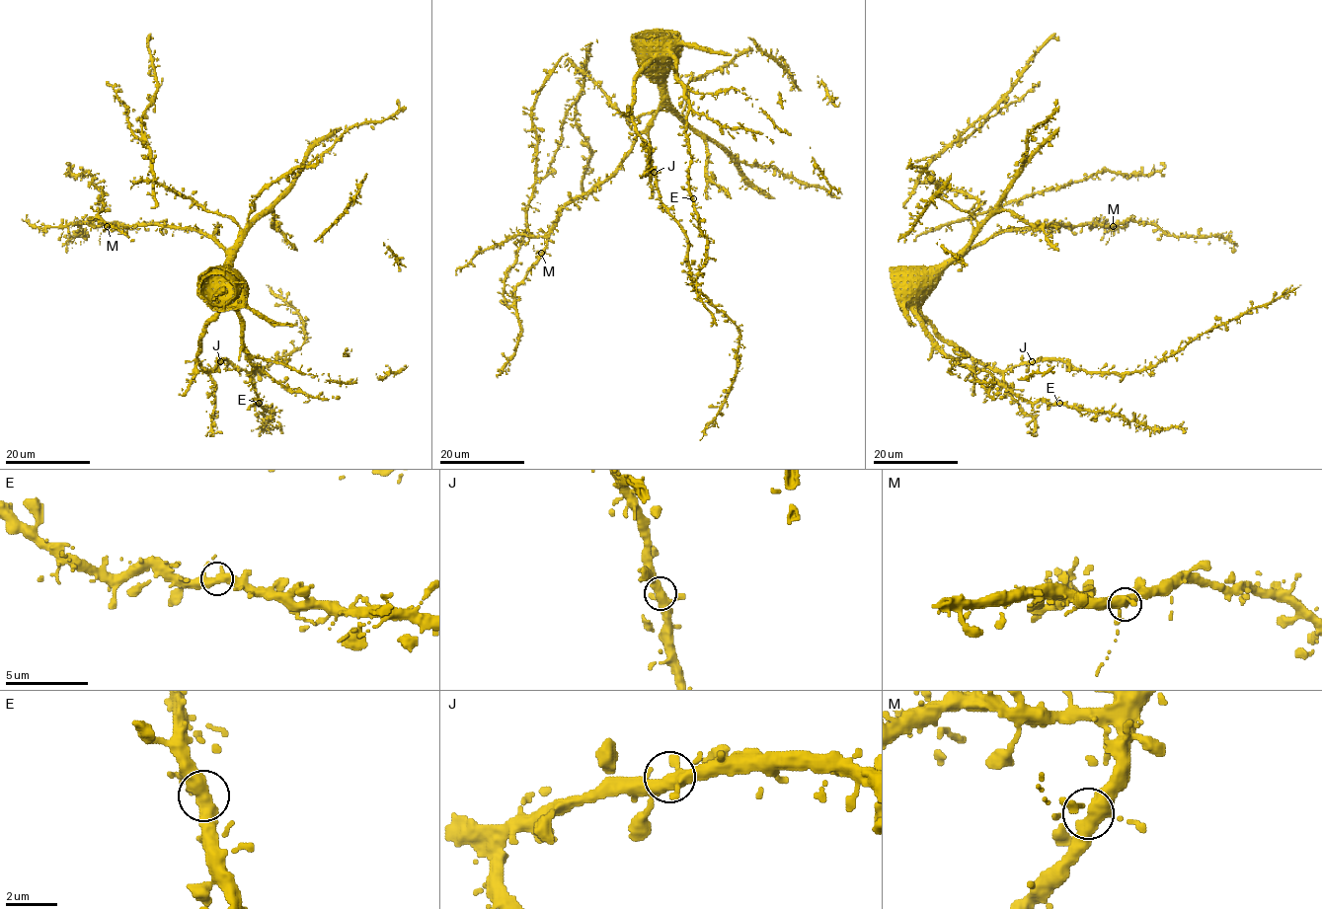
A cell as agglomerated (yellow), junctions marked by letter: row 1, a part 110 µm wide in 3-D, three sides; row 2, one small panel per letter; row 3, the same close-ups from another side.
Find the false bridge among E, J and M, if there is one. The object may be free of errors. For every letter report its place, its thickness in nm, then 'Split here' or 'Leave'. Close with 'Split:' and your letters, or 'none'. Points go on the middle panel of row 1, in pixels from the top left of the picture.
E: Place: (693, 198). Thickness 380 nm. Leave
J: Place: (654, 172). Thickness 380 nm. Leave
M: Place: (541, 253). Thickness 360 nm. Leave
Split: none

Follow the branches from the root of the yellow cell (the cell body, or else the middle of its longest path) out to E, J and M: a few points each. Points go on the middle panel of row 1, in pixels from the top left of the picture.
E: (670, 99), (669, 56), (688, 104), (692, 198)
J: (670, 99), (663, 84), (663, 73), (653, 60), (635, 81), (632, 120), (654, 172)
M: (670, 99), (637, 137), (623, 162), (606, 179), (578, 195), (565, 206), (550, 233), (547, 246), (541, 253)

